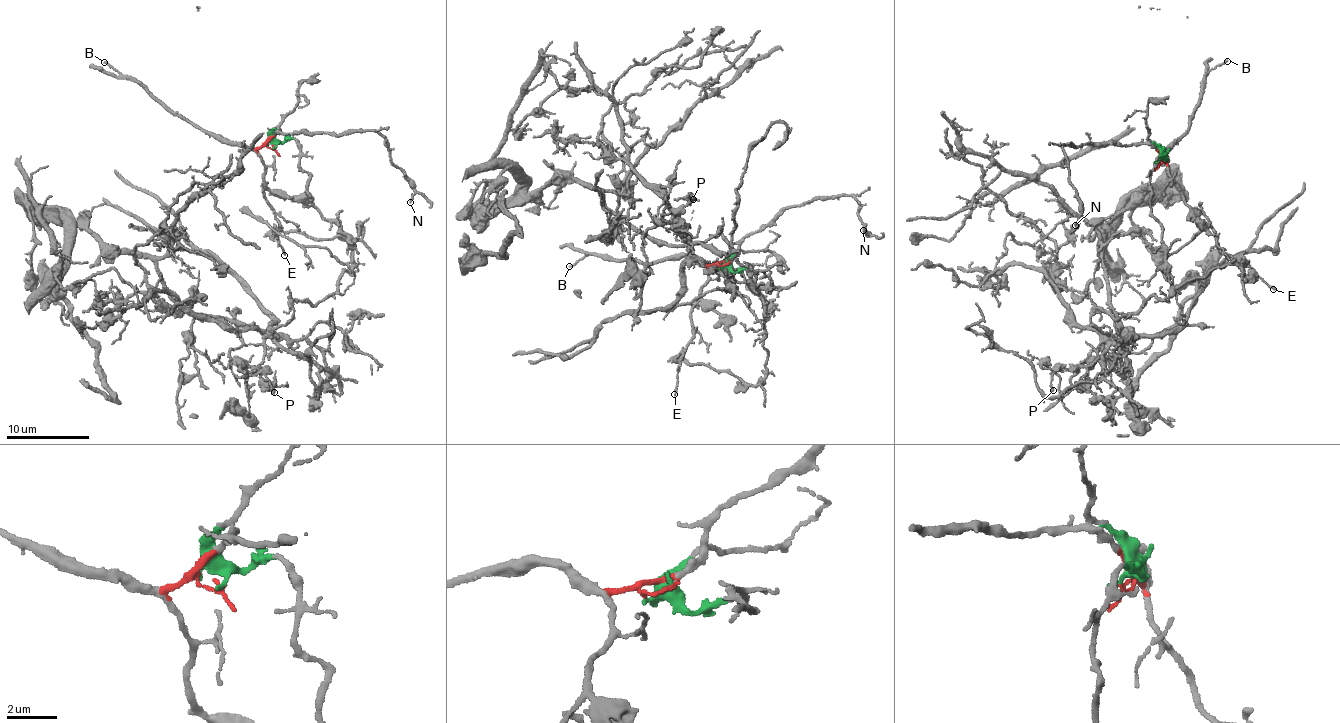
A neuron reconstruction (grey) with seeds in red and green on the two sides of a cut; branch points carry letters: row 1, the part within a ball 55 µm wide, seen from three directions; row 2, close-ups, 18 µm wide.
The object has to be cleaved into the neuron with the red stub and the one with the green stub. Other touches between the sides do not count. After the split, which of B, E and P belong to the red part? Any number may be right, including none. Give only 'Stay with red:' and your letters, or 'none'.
Stay with red: B, E

